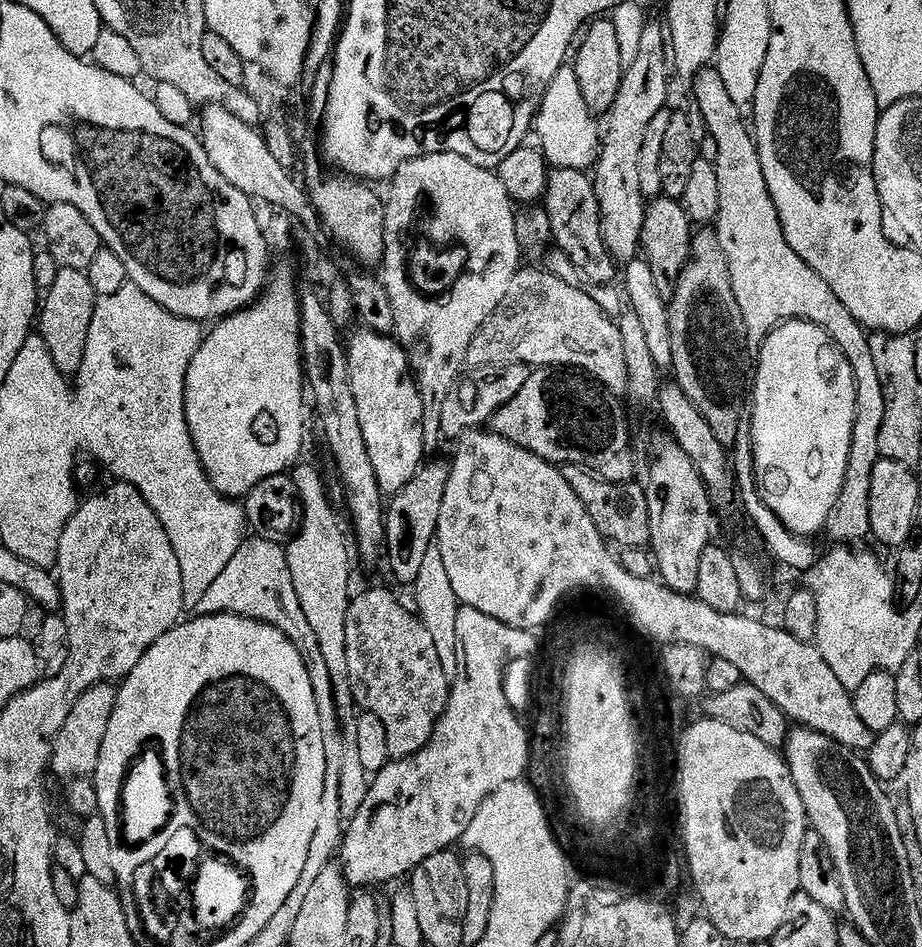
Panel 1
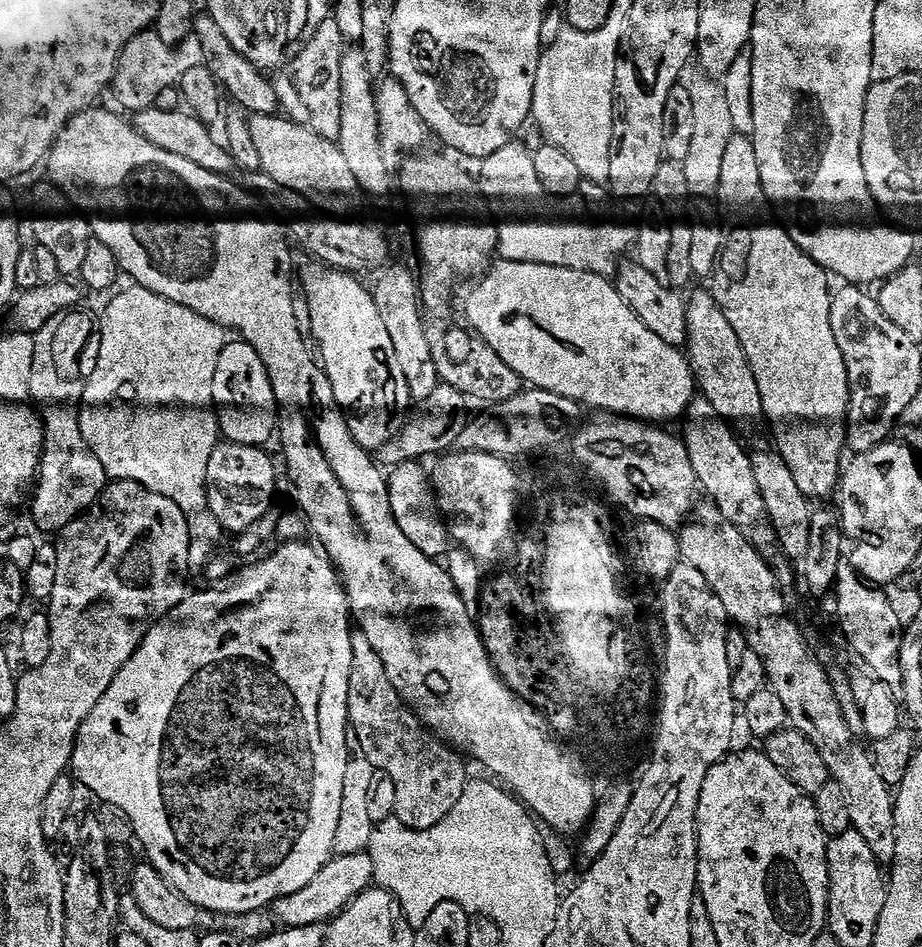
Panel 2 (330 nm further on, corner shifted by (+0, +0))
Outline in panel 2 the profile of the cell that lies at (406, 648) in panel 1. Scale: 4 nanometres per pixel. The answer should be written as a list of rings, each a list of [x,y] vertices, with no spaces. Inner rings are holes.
[[[359,630],[352,633],[352,665],[350,666],[350,694],[348,695],[348,723],[354,733],[354,740],[360,743],[359,755],[365,756],[377,771],[384,771],[390,776],[395,787],[396,807],[394,816],[402,822],[402,826],[413,828],[416,832],[430,830],[438,826],[458,806],[458,798],[462,798],[464,787],[468,784],[470,773],[464,769],[465,757],[457,749],[447,745],[439,736],[428,731],[420,723],[415,712],[394,690],[394,682],[390,682],[390,674],[374,646],[370,646],[370,638]]]

